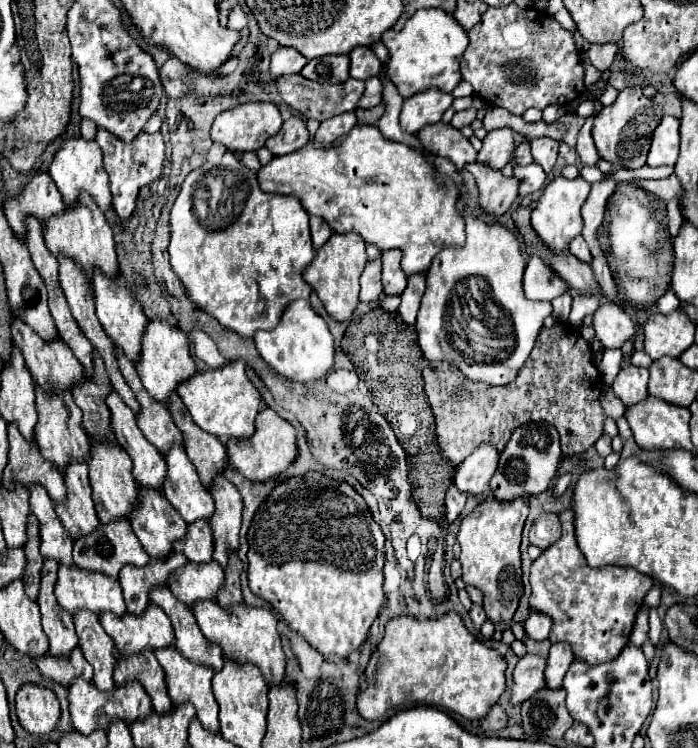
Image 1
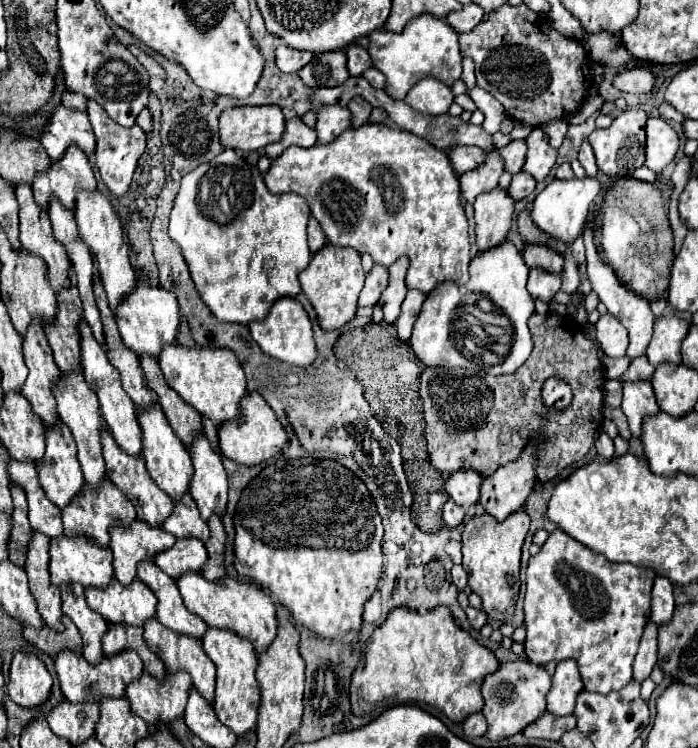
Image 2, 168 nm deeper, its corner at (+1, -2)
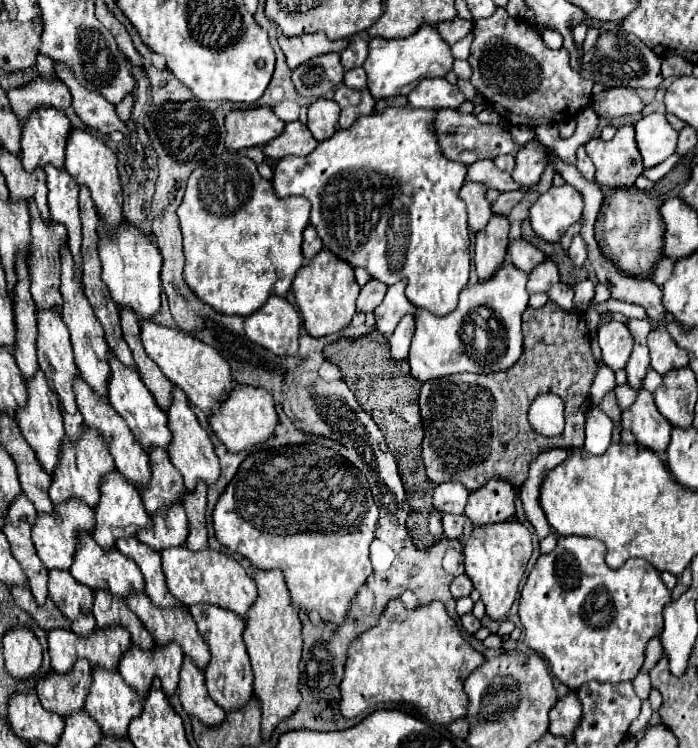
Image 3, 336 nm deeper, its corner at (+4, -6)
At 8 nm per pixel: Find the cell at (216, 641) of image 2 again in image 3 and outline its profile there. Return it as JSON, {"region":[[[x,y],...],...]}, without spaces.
{"region":[[[208,604],[192,606],[190,614],[198,626],[198,632],[206,640],[210,654],[212,654],[210,664],[204,672],[210,698],[214,702],[218,702],[218,706],[224,712],[234,712],[234,710],[242,708],[242,704],[248,704],[250,696],[254,694],[252,668],[250,668],[250,660],[246,654],[244,640],[242,640],[242,632],[246,628],[246,622],[240,616],[236,616],[234,612],[228,612],[228,610],[216,608],[216,606],[208,606]]]}

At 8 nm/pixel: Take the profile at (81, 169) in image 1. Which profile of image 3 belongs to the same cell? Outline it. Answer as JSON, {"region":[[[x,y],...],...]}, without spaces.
{"region":[[[38,78],[22,90],[10,90],[8,98],[16,118],[20,120],[20,126],[24,126],[26,120],[30,120],[30,116],[42,108],[54,108],[60,112],[72,108],[70,90],[60,80]]]}

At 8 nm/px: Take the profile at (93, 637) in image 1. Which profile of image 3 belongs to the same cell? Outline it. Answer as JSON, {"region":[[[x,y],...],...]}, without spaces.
{"region":[[[52,570],[48,580],[50,598],[58,606],[58,610],[72,622],[72,632],[78,636],[90,636],[94,632],[94,616],[90,608],[94,606],[94,594],[90,588],[78,584],[70,572]]]}

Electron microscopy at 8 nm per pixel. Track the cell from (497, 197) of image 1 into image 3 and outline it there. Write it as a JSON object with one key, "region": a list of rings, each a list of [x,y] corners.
{"region":[[[492,214],[486,228],[476,232],[474,264],[480,280],[488,280],[502,266],[508,248],[508,230],[510,220],[506,216]]]}

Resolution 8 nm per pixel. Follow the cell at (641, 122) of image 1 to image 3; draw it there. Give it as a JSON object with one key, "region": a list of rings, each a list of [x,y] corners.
{"region":[[[622,126],[612,140],[592,138],[586,152],[596,166],[596,182],[608,188],[632,186],[636,176],[644,172],[642,156],[636,148],[634,126]]]}

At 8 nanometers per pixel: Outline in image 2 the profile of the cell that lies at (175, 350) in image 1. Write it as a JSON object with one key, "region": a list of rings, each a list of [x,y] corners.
{"region":[[[137,276],[135,288],[125,298],[121,298],[115,310],[115,318],[121,338],[137,356],[151,354],[157,358],[165,342],[175,342],[175,334],[179,328],[179,304],[171,290],[165,290],[161,286],[153,288],[145,276]]]}

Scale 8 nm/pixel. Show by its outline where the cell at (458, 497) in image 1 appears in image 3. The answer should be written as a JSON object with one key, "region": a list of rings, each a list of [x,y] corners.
{"region":[[[452,514],[442,516],[444,536],[446,538],[460,538],[462,536],[462,530],[464,530],[464,522],[466,522],[466,516],[464,514],[460,514],[460,516],[452,516]]]}

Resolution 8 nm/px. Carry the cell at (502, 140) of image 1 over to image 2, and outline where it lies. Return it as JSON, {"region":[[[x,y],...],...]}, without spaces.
{"region":[[[497,150],[487,152],[487,162],[481,168],[477,168],[473,172],[467,172],[459,178],[461,196],[465,198],[467,204],[473,204],[473,200],[479,194],[491,192],[493,188],[497,188],[497,180],[499,180],[501,174],[503,174],[503,164],[501,164],[499,152]]]}

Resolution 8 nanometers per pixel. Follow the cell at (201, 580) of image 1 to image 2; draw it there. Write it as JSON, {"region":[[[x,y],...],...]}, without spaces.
{"region":[[[177,538],[177,542],[163,552],[157,552],[153,562],[171,578],[177,578],[185,570],[201,572],[203,564],[207,560],[205,546],[199,538]]]}

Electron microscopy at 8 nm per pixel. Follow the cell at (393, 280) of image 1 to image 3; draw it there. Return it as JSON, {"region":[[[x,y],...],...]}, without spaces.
{"region":[[[400,280],[398,284],[388,286],[384,302],[374,312],[374,316],[376,316],[376,328],[384,336],[390,336],[394,332],[396,324],[400,322],[400,318],[404,314],[416,314],[416,306],[406,298],[404,288],[406,288],[406,280]]]}

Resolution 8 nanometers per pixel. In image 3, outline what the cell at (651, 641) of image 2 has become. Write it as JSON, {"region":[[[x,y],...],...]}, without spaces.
{"region":[[[640,670],[638,672],[638,676],[632,680],[632,684],[634,684],[634,690],[636,690],[636,694],[642,698],[642,700],[646,700],[648,698],[648,692],[650,692],[650,678],[648,678],[648,672],[644,672],[644,670]]]}

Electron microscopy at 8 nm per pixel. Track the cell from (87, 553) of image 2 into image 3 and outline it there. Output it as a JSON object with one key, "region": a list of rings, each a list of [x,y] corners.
{"region":[[[70,500],[62,506],[54,506],[54,512],[50,516],[38,514],[34,530],[32,530],[32,540],[36,544],[38,556],[40,556],[42,564],[46,566],[46,570],[52,570],[52,568],[68,570],[74,560],[74,552],[78,550],[80,534],[86,532],[92,536],[92,530],[94,530],[94,512],[80,500]]]}

